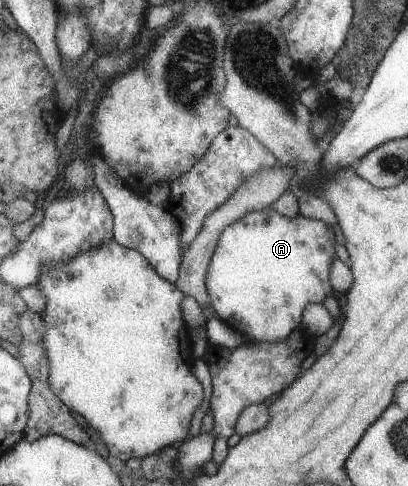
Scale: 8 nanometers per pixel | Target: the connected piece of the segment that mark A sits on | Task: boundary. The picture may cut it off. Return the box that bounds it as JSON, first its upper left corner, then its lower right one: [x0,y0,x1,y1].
[205,207,337,344]

